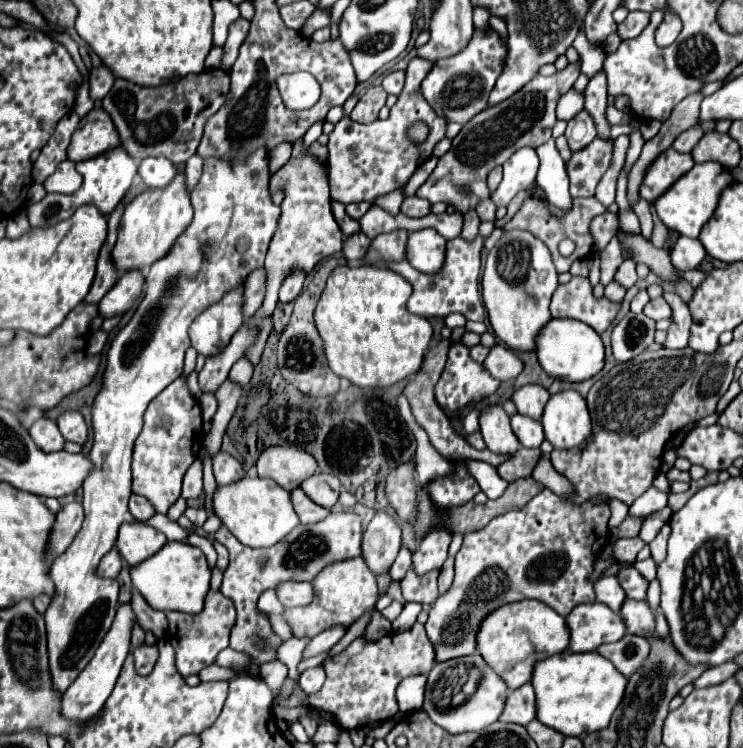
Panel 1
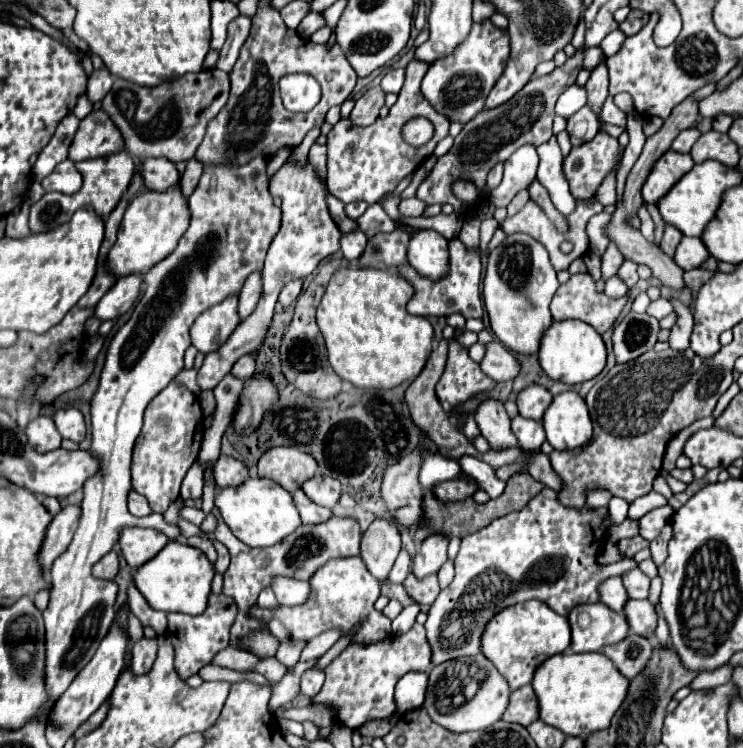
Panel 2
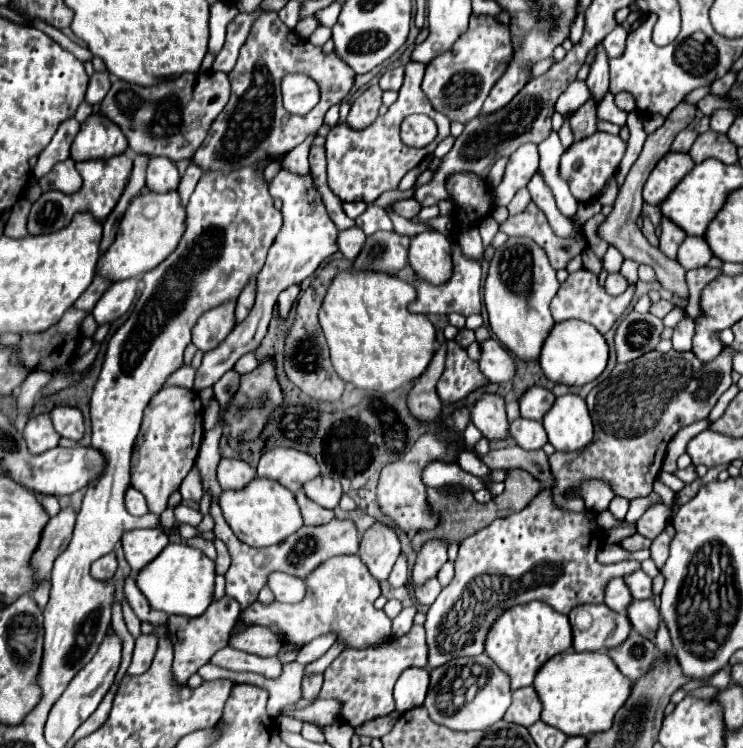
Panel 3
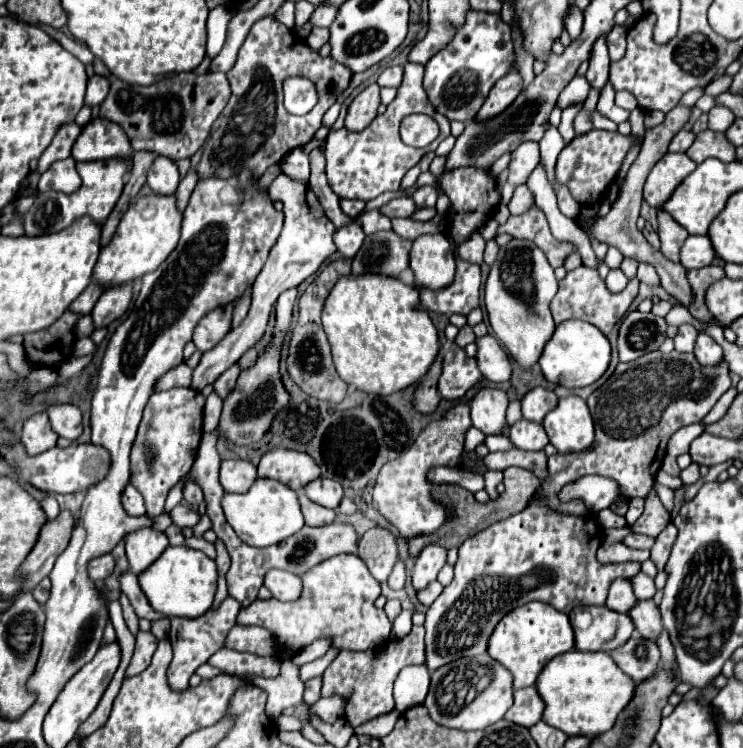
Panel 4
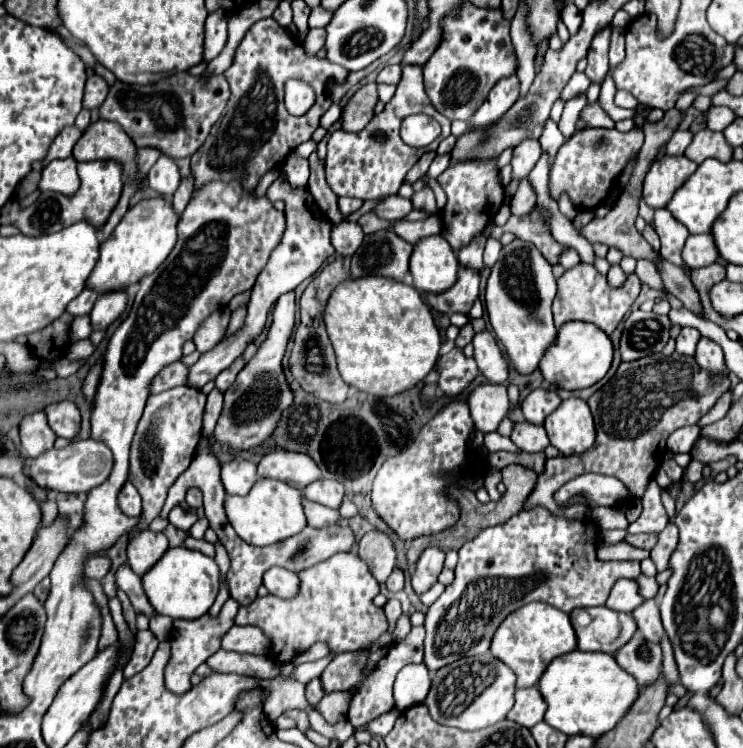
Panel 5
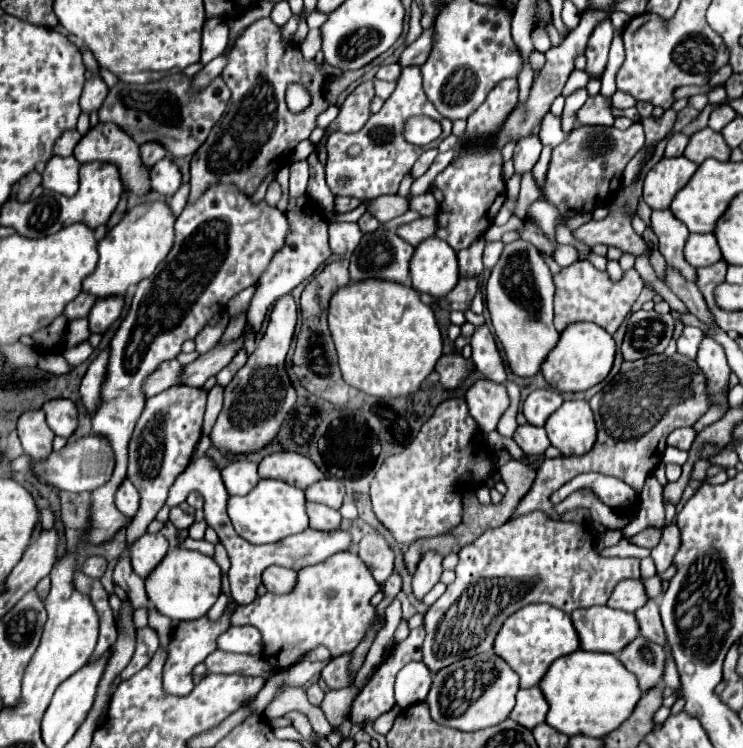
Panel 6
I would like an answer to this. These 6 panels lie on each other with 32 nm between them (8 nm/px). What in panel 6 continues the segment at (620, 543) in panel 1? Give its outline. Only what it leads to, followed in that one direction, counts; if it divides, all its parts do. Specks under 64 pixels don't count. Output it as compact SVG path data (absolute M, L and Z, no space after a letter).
M648 528L648 530L644 530L644 532L636 534L636 536L628 538L628 540L630 540L632 544L636 544L636 546L654 548L654 546L658 544L658 540L660 540L660 530L656 530L656 528Z

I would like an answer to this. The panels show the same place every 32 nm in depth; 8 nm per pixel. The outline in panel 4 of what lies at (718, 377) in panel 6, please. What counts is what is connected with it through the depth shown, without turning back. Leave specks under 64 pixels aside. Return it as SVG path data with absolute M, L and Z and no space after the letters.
M698 332L696 336L696 344L694 344L694 356L700 360L700 364L704 366L712 366L718 364L722 358L722 346L714 342L712 336L708 336L706 332Z

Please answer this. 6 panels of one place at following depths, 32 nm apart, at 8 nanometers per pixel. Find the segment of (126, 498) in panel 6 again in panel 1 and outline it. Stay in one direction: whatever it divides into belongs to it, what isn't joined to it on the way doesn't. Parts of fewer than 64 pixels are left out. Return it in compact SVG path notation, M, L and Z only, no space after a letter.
M132 494L130 496L130 514L136 520L148 520L148 518L152 518L156 514L156 510L154 510L154 506L148 500Z

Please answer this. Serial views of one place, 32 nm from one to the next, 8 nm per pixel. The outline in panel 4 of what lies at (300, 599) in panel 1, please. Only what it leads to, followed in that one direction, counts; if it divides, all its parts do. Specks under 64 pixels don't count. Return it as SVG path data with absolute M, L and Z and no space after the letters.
M272 570L268 572L264 584L272 592L272 596L280 602L294 602L302 596L302 578L296 574Z

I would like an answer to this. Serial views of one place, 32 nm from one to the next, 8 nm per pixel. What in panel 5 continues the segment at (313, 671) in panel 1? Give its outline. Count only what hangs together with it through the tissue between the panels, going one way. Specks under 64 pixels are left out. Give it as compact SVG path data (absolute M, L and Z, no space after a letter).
M320 678L310 680L310 682L306 684L306 700L308 700L312 706L316 706L322 696L324 696L324 692L322 692L322 682L320 682Z

